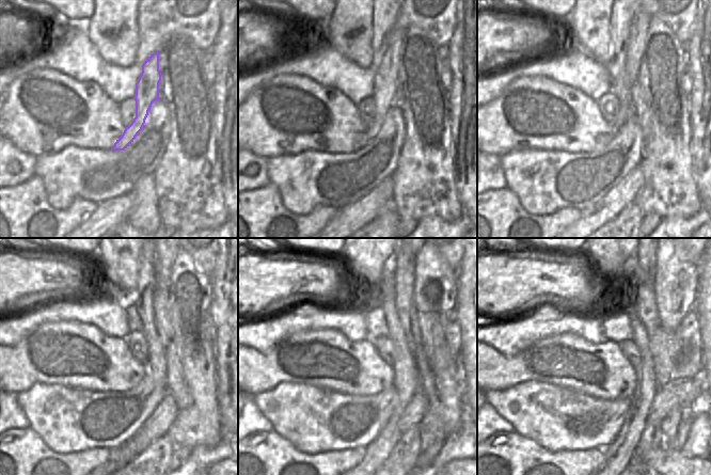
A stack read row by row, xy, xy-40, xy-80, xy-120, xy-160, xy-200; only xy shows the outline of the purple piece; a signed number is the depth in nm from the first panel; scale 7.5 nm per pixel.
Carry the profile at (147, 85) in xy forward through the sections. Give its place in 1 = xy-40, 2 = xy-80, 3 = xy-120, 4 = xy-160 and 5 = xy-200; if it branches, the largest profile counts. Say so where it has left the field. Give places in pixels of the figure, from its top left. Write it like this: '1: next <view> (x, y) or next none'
1: next xy-40 (386, 76)
2: next xy-80 (621, 85)
3: next xy-120 (162, 262)
4: next xy-160 (405, 259)
5: next xy-200 (645, 288)

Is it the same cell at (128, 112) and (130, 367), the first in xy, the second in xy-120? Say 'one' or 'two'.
two

